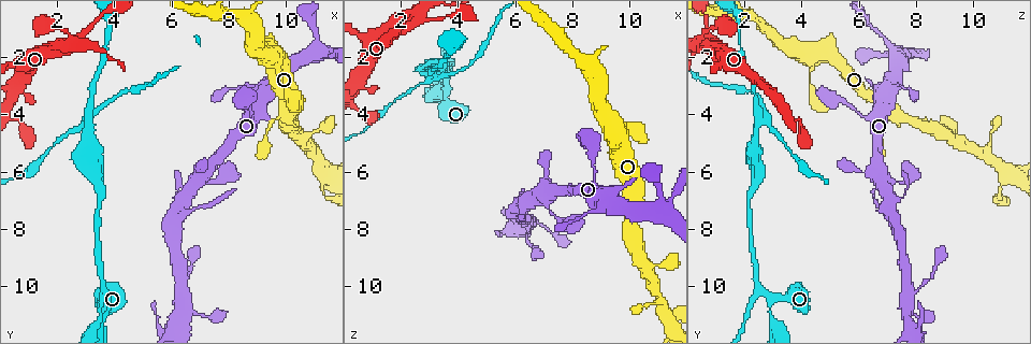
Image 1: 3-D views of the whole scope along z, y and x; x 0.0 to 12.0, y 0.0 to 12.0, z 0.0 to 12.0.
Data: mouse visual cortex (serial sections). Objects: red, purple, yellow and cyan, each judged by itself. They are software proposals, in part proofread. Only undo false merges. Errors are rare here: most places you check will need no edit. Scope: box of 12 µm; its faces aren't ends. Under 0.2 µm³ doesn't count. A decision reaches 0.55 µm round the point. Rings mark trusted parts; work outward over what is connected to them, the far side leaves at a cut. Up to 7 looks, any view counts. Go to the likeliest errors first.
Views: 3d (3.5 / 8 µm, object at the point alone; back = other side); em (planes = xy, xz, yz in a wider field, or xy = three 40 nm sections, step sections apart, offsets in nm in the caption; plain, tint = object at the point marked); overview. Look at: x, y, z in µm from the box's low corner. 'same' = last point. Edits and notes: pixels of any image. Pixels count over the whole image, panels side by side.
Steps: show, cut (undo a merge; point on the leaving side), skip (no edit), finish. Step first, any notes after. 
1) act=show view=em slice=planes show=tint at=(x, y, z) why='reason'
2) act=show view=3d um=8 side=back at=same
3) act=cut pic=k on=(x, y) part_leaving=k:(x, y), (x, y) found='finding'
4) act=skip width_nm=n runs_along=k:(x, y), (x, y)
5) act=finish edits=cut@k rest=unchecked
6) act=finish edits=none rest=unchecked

act=show view=3d um=3.5 at=(3.5, 10.5, 3.0) why='four arms meet'

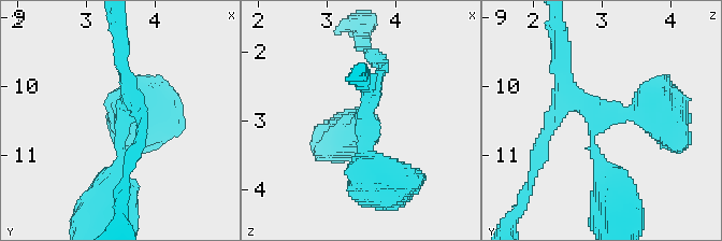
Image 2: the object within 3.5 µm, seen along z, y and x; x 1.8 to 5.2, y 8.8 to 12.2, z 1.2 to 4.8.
act=show view=em slice=xy step=2 show=tint at=(3.55, 10.40, 3.05) arms=4 arm_widths_nm=150,200,250,500

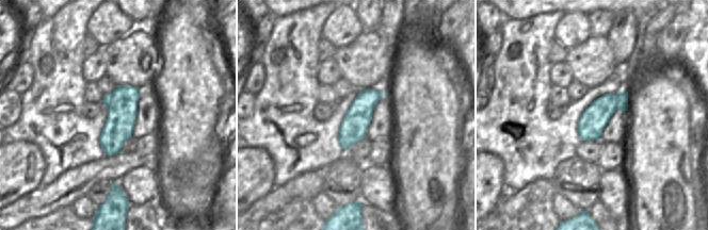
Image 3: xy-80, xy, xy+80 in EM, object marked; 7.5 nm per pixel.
act=skip found='continuous, no second cell'

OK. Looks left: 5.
act=show view=3d um=8 side=back at=(3.4, 6.4, 2.4) why='thick turns thin'

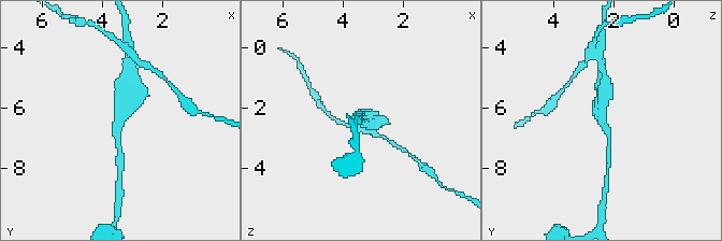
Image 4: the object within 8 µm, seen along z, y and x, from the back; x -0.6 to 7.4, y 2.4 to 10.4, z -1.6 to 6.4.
act=show view=3d um=3.5 at=(3.4, 6.4, 2.4)

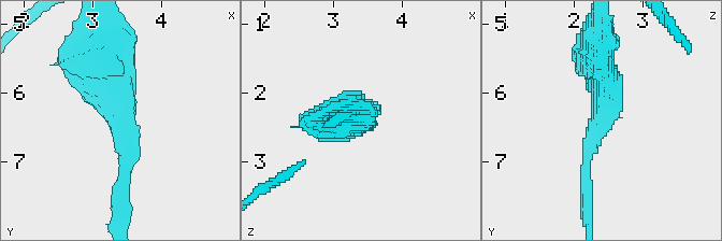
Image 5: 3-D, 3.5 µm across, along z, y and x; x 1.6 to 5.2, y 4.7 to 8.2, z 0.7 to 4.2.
act=show view=em slice=xy step=5 show=tint at=(3.40, 6.40, 2.40)

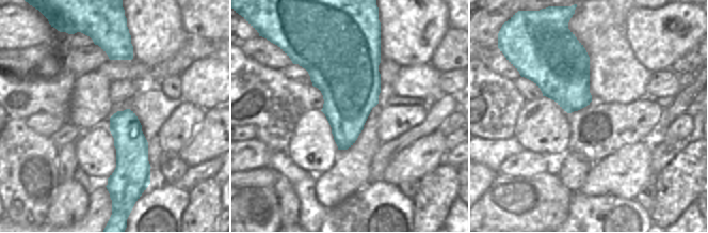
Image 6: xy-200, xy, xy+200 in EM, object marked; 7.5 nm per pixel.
act=skip runs_along=5:(123, 186), (129, 130), (109, 52) found='all the same cell'

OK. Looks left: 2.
act=show view=3d um=3.5 at=(3.0, 4.2, 2.5) why='calibre changes'

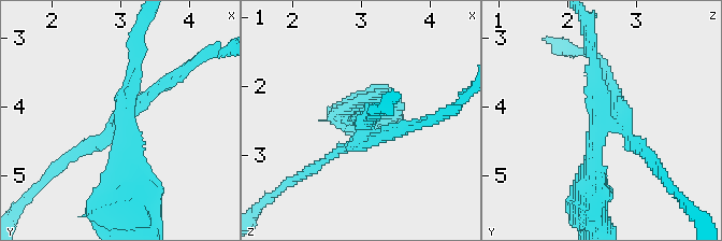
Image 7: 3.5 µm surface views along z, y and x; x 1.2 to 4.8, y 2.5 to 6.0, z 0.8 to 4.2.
act=show view=em slice=xy step=1 show=tint at=(3.05, 4.25, 2.55) arms=4 arm_widths_nm=150,200,200,300

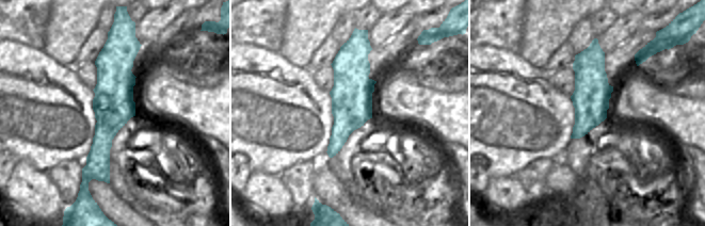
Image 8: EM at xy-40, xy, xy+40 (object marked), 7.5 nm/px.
act=cut pic=7 on=(91, 146) part_leaving=7:(364, 131), (354, 145), (291, 181) found='two cells meet here'

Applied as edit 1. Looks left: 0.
act=finish edits=cut@7 rest=unchecked

